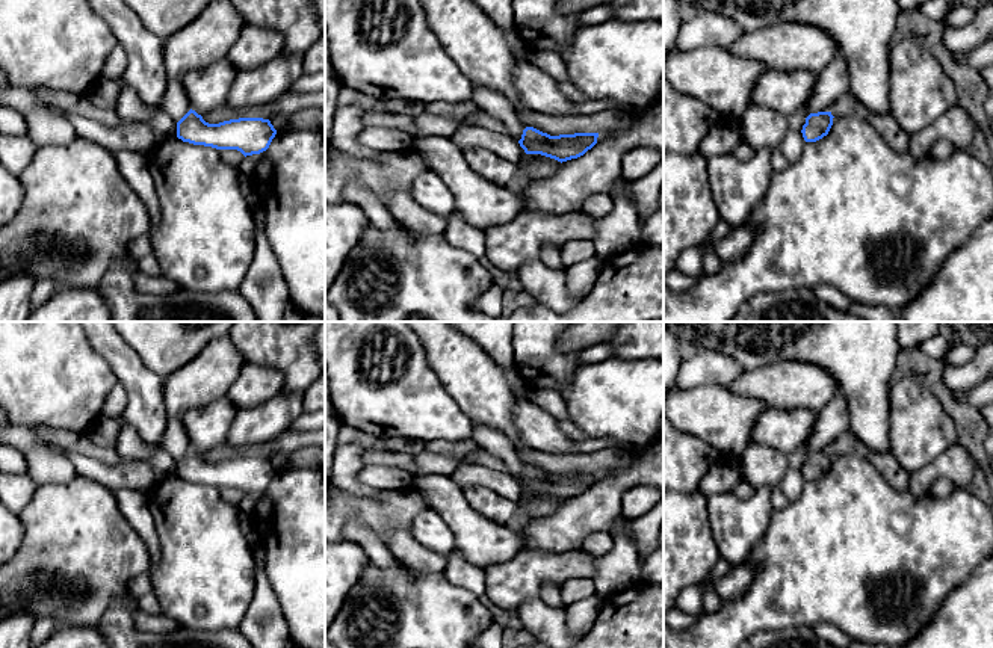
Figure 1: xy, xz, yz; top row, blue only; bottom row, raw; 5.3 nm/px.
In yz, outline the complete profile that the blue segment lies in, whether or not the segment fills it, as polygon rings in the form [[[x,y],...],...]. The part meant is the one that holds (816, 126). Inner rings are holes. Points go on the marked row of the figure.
[[[831,112],[810,113],[801,130],[804,140],[816,142],[827,136],[833,125],[833,118]]]

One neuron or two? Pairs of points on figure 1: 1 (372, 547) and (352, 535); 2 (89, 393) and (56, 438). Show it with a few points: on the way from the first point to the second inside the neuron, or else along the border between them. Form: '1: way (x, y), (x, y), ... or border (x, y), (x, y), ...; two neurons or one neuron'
1: way (368, 543), (357, 535); one neuron
2: border (30, 428), (52, 426), (85, 434); two neurons

